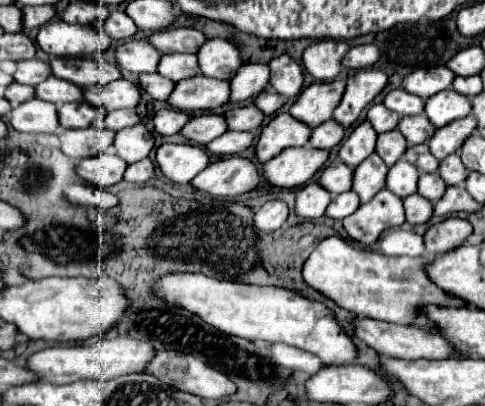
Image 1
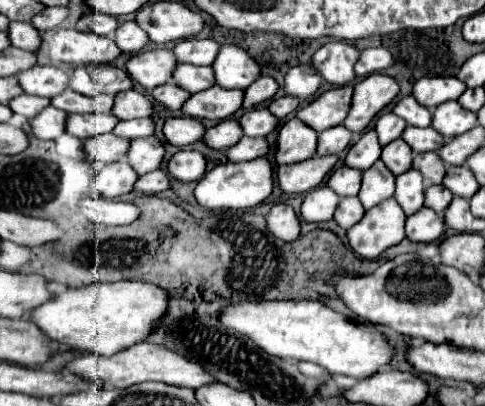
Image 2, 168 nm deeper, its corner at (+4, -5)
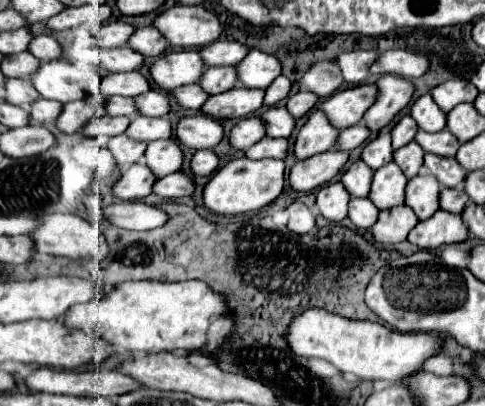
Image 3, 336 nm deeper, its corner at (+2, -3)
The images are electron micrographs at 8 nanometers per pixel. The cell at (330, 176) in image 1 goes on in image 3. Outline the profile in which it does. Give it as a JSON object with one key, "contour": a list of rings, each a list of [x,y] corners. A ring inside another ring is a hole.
{"contour":[[[362,160],[354,162],[346,174],[342,176],[342,184],[346,186],[346,190],[352,194],[352,196],[368,196],[370,192],[370,184],[372,184],[372,176],[374,176],[374,170],[368,168],[368,164],[364,164]]]}

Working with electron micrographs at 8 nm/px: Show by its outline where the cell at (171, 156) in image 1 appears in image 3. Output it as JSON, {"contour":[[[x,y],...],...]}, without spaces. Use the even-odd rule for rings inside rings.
{"contour":[[[198,150],[192,158],[192,172],[194,176],[212,176],[220,164],[220,158],[214,154],[214,150]]]}

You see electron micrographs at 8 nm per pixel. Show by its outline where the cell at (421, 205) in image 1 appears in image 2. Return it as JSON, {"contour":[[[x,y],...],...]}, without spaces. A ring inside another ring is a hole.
{"contour":[[[426,206],[406,218],[406,236],[412,242],[438,242],[444,230],[444,218]]]}

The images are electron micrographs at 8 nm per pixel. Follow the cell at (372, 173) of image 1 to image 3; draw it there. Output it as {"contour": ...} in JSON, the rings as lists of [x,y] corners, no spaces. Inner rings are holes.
{"contour":[[[390,162],[388,166],[382,166],[380,170],[376,170],[374,180],[372,180],[370,200],[380,210],[400,206],[404,204],[404,198],[406,198],[406,192],[404,192],[406,182],[408,178],[402,174],[402,170],[394,162]]]}

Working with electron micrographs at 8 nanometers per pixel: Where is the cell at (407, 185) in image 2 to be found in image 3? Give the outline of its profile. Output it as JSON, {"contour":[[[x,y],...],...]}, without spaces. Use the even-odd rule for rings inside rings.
{"contour":[[[418,174],[416,178],[408,180],[406,204],[416,212],[420,220],[426,220],[436,210],[440,210],[438,198],[440,198],[440,182],[432,174]]]}

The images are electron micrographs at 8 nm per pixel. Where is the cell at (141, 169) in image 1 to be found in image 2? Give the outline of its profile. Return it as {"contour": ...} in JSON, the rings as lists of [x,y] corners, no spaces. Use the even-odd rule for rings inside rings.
{"contour":[[[152,170],[148,174],[142,174],[142,176],[138,176],[138,180],[134,184],[134,190],[142,192],[142,194],[158,194],[168,188],[170,188],[168,174],[162,170]]]}

